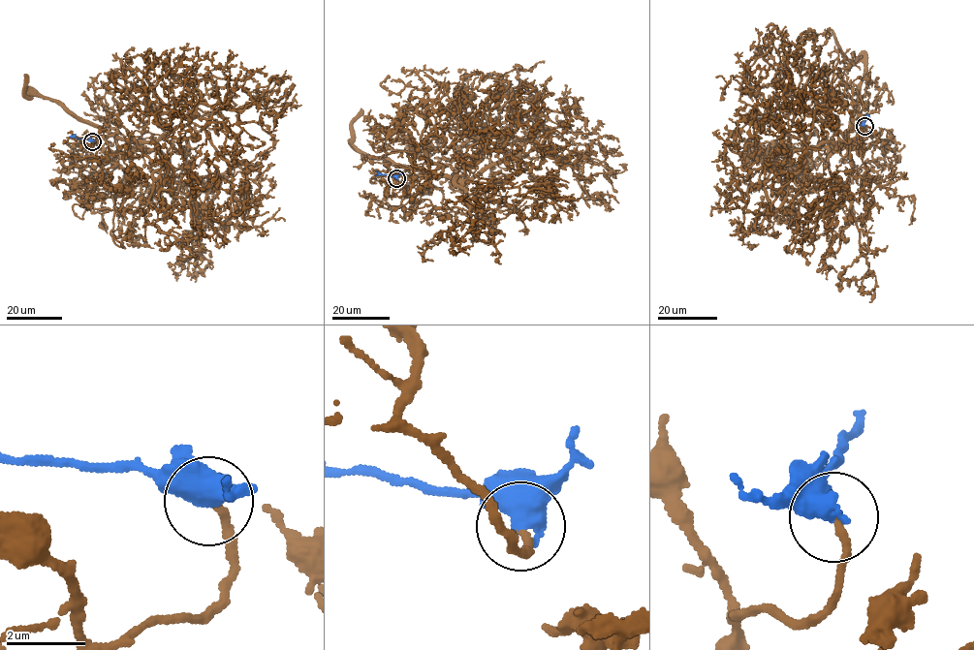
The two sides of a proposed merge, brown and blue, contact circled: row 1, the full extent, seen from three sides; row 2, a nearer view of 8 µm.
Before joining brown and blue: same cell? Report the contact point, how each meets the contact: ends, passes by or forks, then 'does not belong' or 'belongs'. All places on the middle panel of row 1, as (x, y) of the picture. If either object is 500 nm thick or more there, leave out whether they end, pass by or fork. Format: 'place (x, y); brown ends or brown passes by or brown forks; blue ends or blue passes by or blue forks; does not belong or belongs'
place (396, 178); belongs

